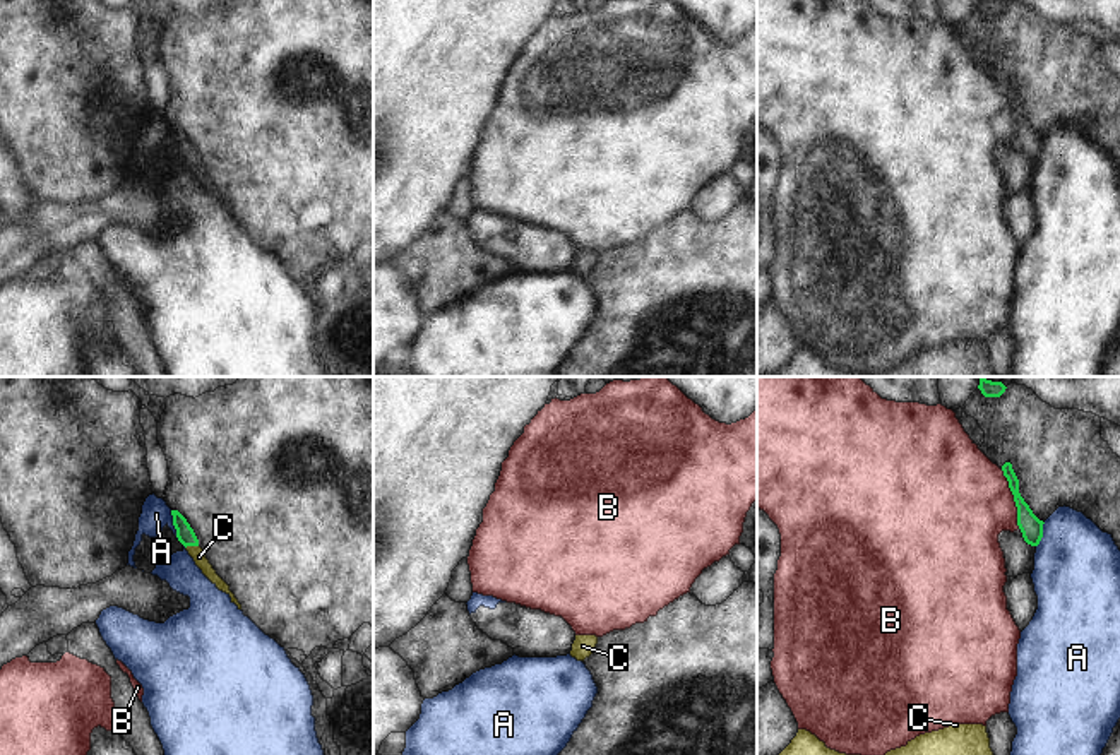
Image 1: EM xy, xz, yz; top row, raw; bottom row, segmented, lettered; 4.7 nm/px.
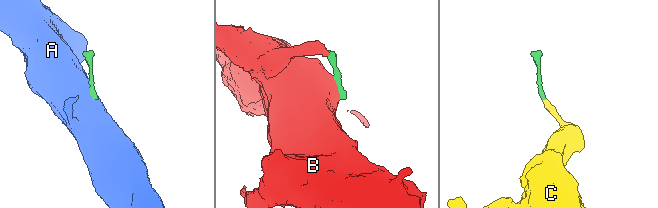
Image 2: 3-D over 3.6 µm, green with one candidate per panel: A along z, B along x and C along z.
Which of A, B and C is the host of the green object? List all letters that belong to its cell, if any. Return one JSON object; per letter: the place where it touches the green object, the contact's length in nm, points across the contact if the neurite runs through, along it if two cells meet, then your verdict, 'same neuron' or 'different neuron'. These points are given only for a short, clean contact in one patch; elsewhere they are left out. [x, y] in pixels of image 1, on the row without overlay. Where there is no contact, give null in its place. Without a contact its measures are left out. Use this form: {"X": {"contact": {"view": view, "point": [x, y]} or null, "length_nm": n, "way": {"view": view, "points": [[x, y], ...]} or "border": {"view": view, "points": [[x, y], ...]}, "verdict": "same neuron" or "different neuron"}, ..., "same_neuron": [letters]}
{"A": {"contact": {"view": "xy", "point": [173, 141]}, "length_nm": 140, "border": {"view": "xy", "points": [[170, 127], [178, 154]]}, "verdict": "different neuron"}, "B": {"contact": {"view": "yz", "point": [1014, 115]}, "length_nm": 300, "verdict": "different neuron"}, "C": {"contact": {"view": "xy", "point": [190, 161]}, "length_nm": 70, "verdict": "same neuron"}, "same_neuron": ["C"]}

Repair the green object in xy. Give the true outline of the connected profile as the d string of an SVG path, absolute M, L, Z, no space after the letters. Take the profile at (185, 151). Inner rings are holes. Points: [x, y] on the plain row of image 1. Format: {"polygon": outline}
{"polygon": "M171 127L173 132L173 142L176 146L178 158L185 163L188 171L194 175L195 181L202 187L202 190L223 209L226 209L231 214L231 219L241 226L241 221L235 214L235 211L229 207L229 202L216 190L209 176L206 175L204 166L199 163L199 156L187 139L187 135L178 128Z"}

